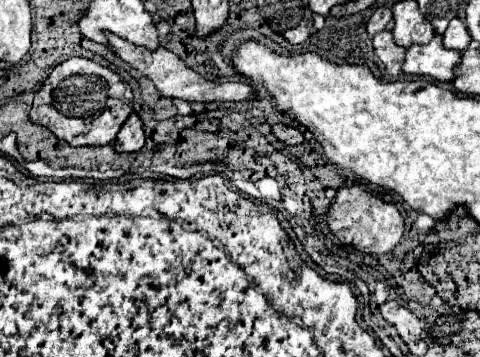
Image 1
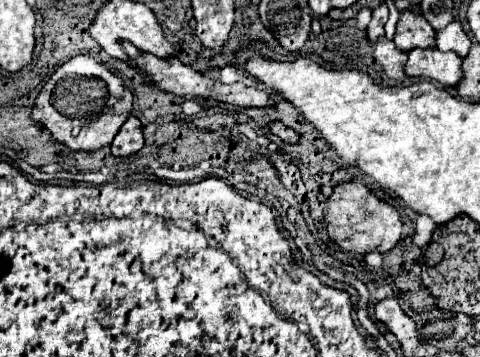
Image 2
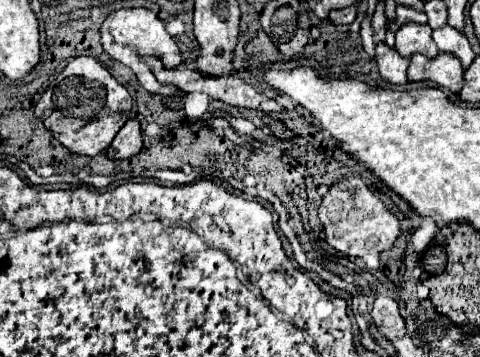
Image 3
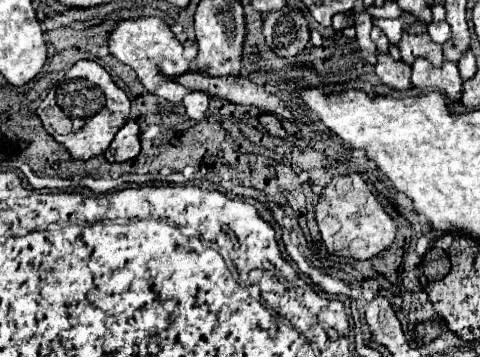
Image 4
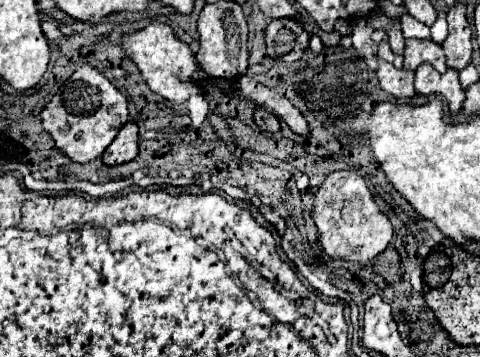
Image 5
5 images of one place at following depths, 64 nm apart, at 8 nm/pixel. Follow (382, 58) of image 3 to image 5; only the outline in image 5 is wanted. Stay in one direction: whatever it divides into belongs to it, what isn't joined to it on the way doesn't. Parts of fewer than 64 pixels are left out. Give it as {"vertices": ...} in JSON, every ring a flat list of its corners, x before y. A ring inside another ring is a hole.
{"vertices":[[380,60,376,76,380,80,382,90,390,92,396,98,410,98,414,96,414,78,410,78,410,72,406,68,396,68,392,62]]}

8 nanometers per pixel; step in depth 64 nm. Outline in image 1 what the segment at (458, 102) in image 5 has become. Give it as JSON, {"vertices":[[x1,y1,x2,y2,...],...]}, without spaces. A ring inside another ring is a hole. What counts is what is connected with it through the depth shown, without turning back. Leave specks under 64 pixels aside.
{"vertices":[[434,34,430,44,412,44,406,50,406,60,402,72,416,76,432,76,440,82,454,78,452,68,460,64,460,52,444,48,442,36]]}

